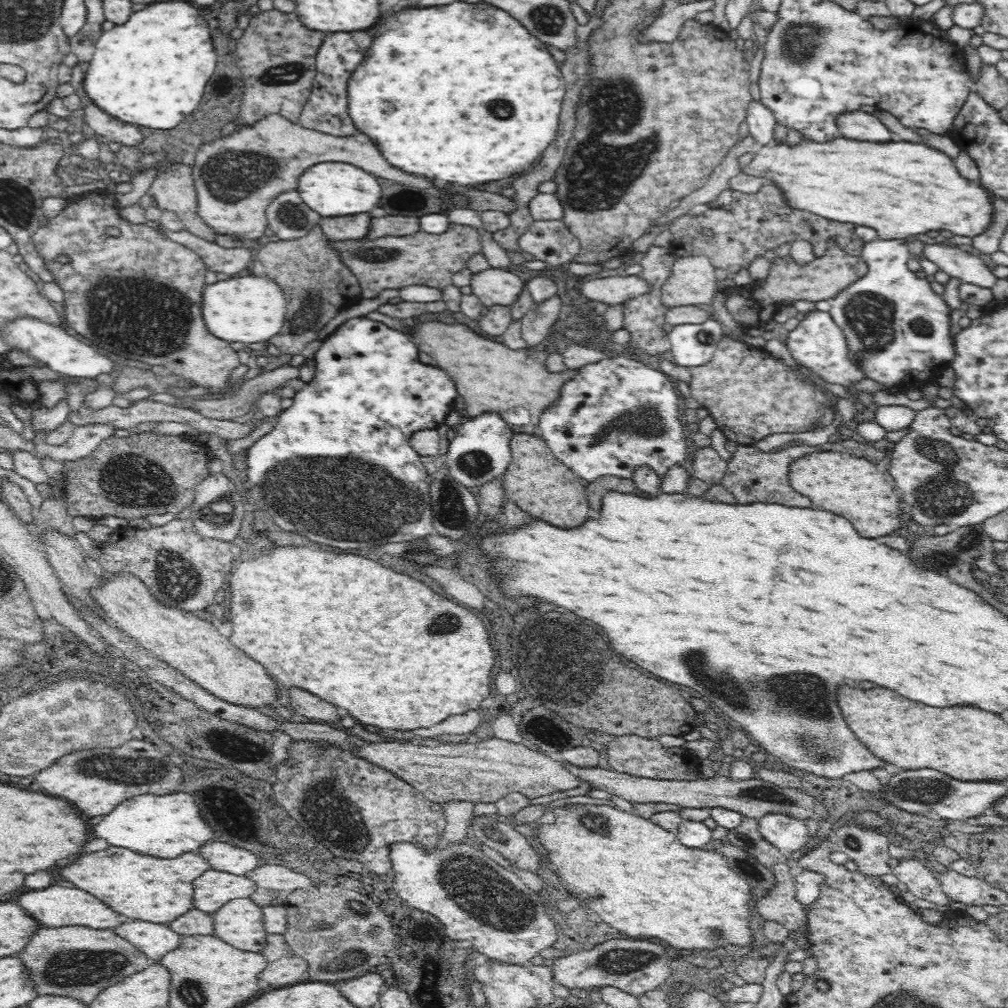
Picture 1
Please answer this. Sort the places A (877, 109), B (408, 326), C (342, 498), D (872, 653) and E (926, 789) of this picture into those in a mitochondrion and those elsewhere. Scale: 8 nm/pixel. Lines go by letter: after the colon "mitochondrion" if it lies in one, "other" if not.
A: other
B: other
C: mitochondrion
D: other
E: mitochondrion

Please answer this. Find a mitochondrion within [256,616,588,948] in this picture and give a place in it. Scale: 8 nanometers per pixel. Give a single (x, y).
(482, 895)

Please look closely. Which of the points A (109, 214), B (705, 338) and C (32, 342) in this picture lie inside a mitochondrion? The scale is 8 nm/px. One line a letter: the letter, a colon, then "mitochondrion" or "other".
A: other
B: mitochondrion
C: other

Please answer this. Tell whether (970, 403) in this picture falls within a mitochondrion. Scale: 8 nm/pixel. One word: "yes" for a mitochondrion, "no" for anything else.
no

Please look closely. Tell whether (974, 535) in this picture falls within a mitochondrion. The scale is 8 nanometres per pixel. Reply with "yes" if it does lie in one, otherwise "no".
yes

